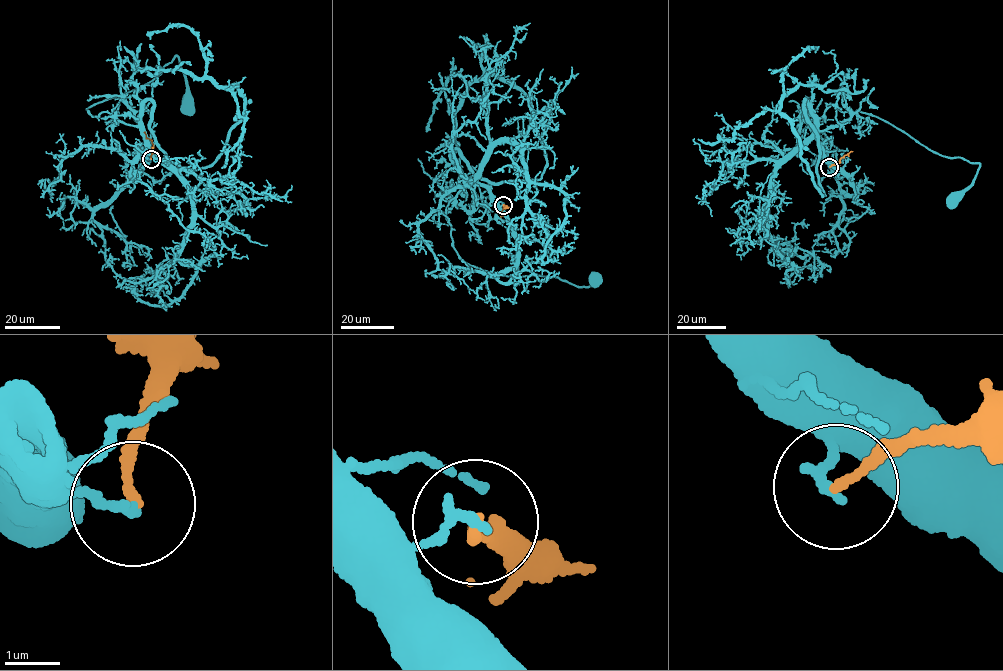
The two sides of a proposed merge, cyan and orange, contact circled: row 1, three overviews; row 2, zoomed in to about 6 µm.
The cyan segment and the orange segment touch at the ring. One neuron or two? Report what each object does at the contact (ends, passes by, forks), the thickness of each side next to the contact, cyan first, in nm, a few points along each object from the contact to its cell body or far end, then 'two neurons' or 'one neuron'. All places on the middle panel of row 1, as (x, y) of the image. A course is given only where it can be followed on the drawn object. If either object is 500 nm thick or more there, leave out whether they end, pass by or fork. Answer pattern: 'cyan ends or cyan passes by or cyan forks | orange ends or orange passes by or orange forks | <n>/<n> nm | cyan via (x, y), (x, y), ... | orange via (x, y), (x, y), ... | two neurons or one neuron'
cyan ends | orange ends | 190/160 nm | cyan via (503, 204), (469, 182), (450, 200), (446, 216), (459, 257), (496, 274), (554, 276), (583, 287), (595, 278) | orange via (503, 204), (506, 207), (501, 217) | two neurons

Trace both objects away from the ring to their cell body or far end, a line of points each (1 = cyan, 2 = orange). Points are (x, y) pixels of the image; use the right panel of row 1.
1: (829, 167), (816, 125), (831, 105), (843, 112), (860, 111), (930, 150), (979, 164), (965, 191), (953, 200)
2: (829, 167), (852, 152)

